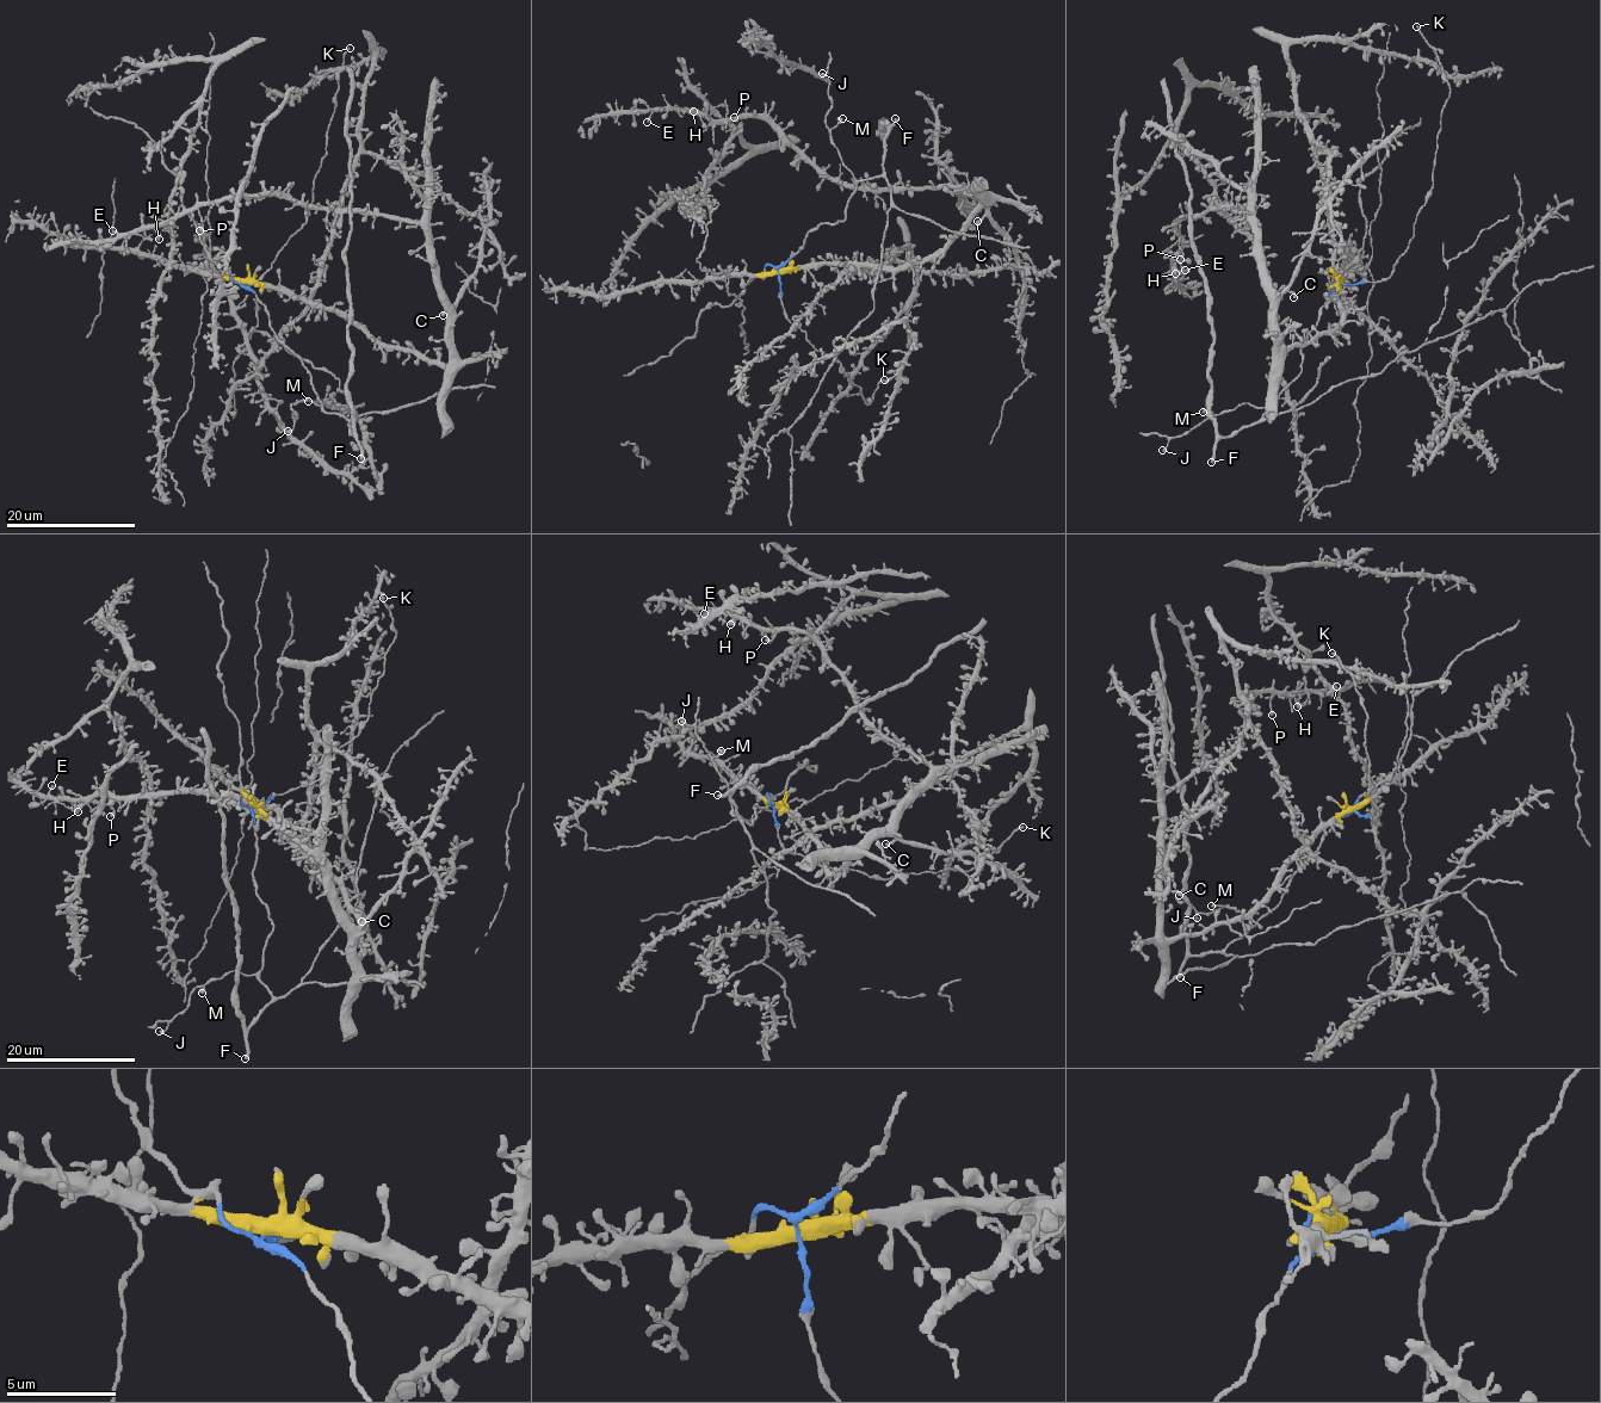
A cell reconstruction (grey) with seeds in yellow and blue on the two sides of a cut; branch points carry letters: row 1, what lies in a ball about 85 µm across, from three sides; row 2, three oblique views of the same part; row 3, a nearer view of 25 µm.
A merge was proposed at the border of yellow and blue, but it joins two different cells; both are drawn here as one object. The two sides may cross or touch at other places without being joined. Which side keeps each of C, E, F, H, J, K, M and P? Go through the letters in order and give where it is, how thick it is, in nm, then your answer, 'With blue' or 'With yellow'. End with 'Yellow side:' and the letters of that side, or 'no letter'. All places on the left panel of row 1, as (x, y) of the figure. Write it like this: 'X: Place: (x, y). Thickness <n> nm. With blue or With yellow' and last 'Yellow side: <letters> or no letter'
C: Place: (443, 315). Thickness 360 nm. With yellow
E: Place: (112, 230). Thickness 200 nm. With yellow
F: Place: (360, 458). Thickness 400 nm. With blue
H: Place: (159, 239). Thickness 500 nm. With yellow
J: Place: (288, 431). Thickness 280 nm. With blue
K: Place: (350, 48). Thickness 240 nm. With blue
M: Place: (308, 401). Thickness 400 nm. With blue
P: Place: (199, 230). Thickness 320 nm. With yellow
Yellow side: C, E, H, P

